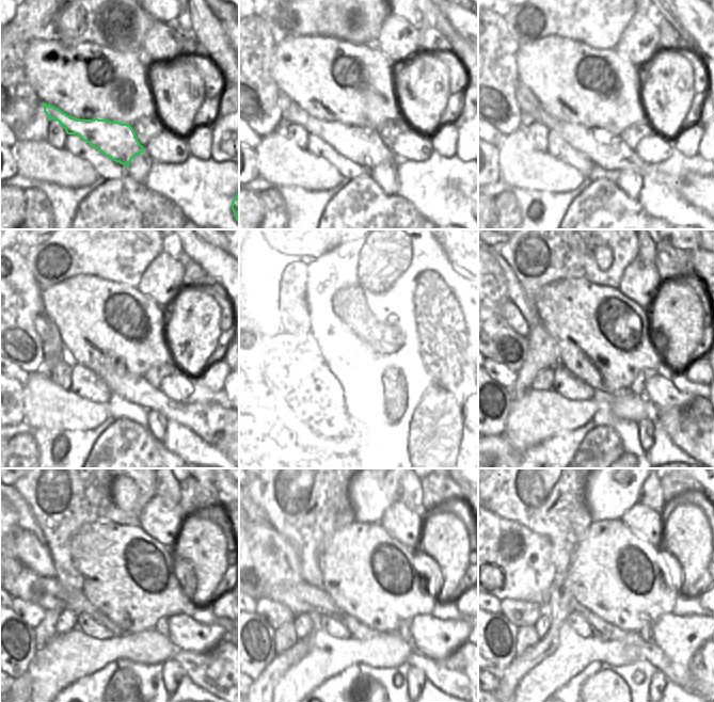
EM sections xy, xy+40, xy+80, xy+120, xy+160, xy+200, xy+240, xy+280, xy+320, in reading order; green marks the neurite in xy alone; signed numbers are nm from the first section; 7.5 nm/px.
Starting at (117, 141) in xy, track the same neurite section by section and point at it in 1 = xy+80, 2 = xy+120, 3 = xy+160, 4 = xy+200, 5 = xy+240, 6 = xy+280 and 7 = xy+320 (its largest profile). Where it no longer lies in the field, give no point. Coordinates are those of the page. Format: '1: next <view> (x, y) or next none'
1: next xy+80 (603, 148)
2: next xy+120 (213, 427)
3: next xy+160 (429, 417)
4: next xy+200 (510, 314)
5: next xy+240 (22, 545)
6: next xy+280 (260, 548)
7: next xy+320 (524, 558)

